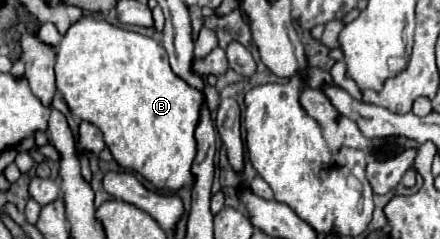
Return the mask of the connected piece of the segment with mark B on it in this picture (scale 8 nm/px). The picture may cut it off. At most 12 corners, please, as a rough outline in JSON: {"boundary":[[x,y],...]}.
{"boundary":[[80,18],[56,86],[122,168],[192,186],[206,96],[162,44]]}

